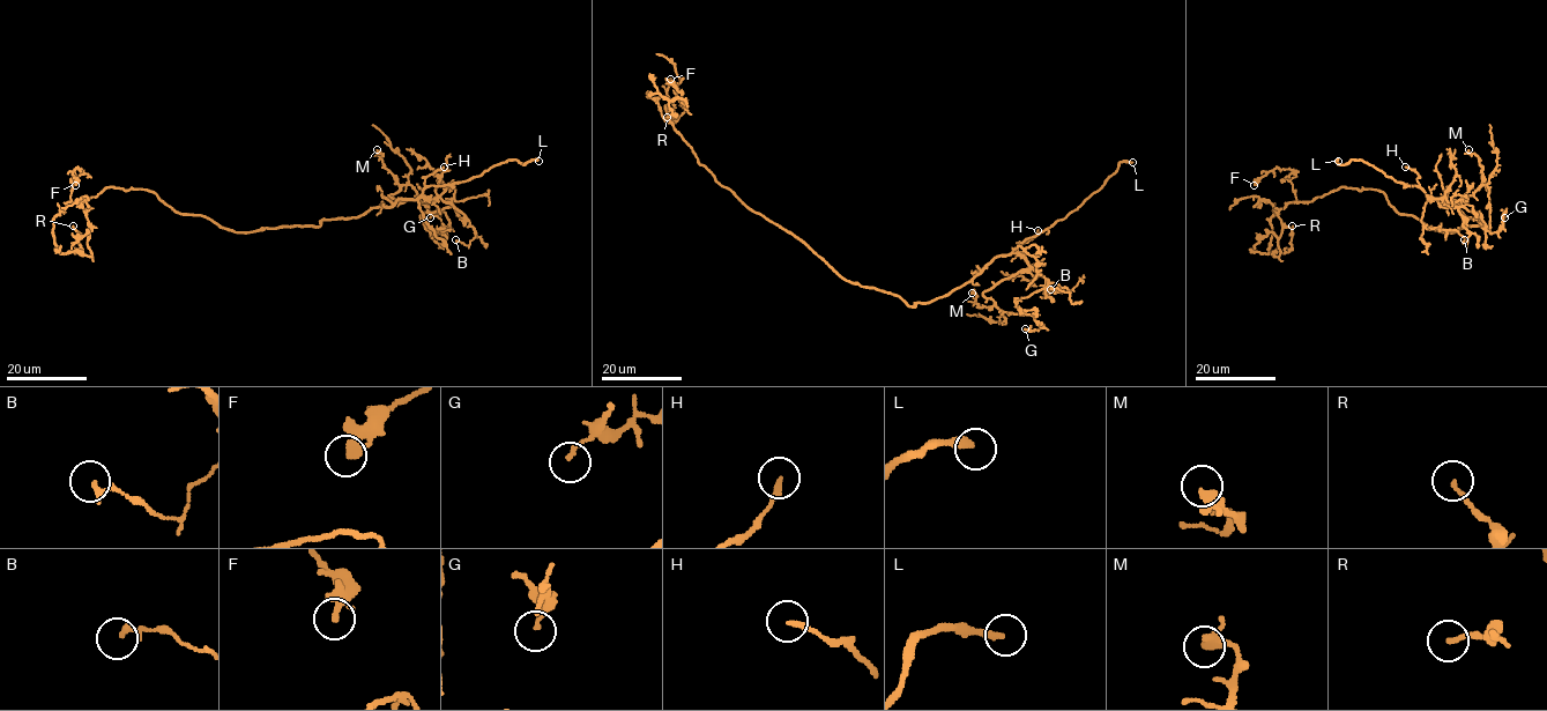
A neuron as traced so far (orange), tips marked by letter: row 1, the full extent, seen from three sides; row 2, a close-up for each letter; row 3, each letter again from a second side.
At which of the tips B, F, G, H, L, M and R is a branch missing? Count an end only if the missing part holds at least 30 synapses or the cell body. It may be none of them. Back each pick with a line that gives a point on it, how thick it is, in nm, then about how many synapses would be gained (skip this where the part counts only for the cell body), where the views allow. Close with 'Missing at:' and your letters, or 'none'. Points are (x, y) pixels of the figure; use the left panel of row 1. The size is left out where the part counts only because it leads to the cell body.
L: place (538, 161); calibre 240 nm
Missing at: L

